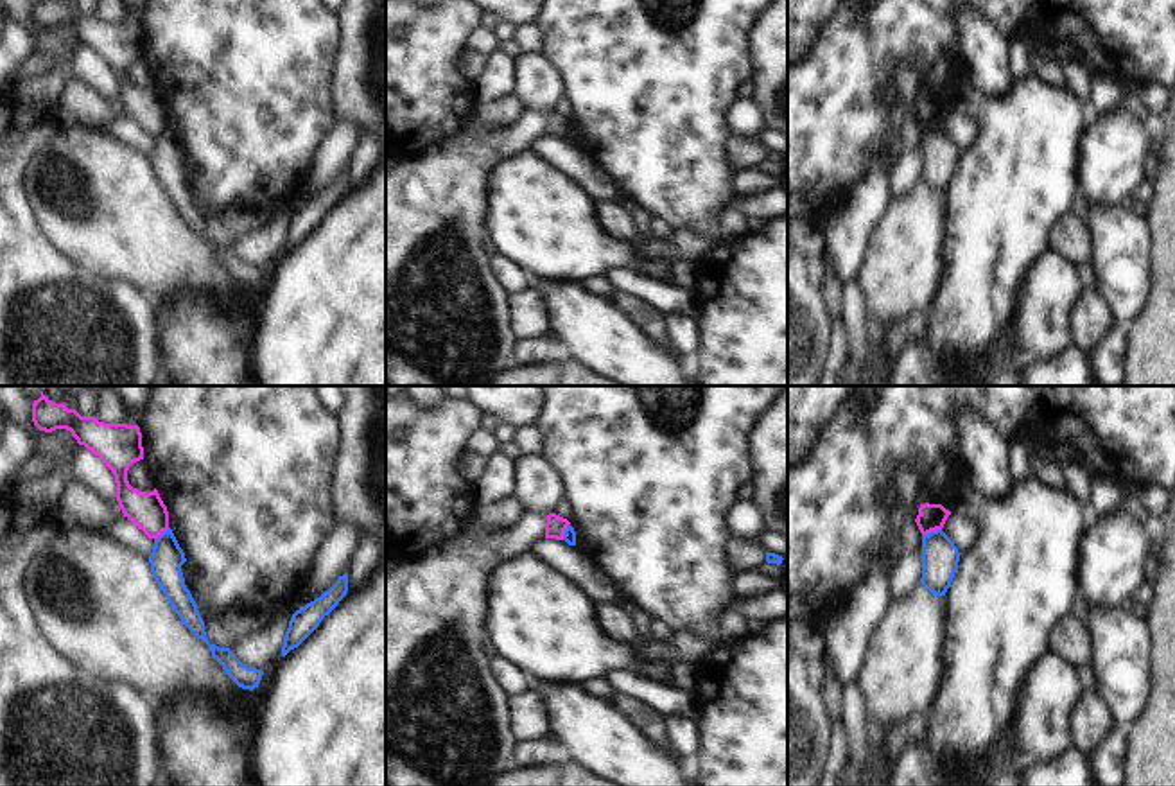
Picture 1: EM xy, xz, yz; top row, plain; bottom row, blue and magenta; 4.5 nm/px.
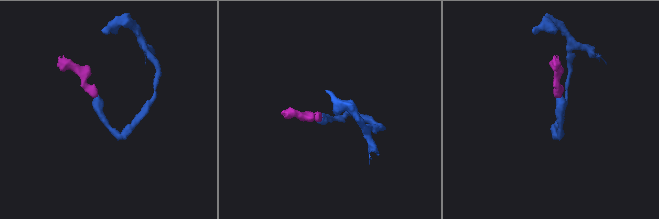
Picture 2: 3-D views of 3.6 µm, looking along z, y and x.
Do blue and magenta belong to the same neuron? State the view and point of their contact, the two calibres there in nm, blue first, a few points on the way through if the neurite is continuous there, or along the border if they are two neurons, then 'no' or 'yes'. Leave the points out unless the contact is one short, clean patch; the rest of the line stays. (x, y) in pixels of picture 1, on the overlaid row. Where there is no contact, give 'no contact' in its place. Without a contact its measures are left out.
yz (931, 532) | 170/120 nm | along yz (940, 528), (922, 535) | no

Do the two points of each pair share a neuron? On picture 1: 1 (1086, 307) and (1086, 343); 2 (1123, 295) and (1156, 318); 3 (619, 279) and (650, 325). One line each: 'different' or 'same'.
1: same
2: different
3: different

